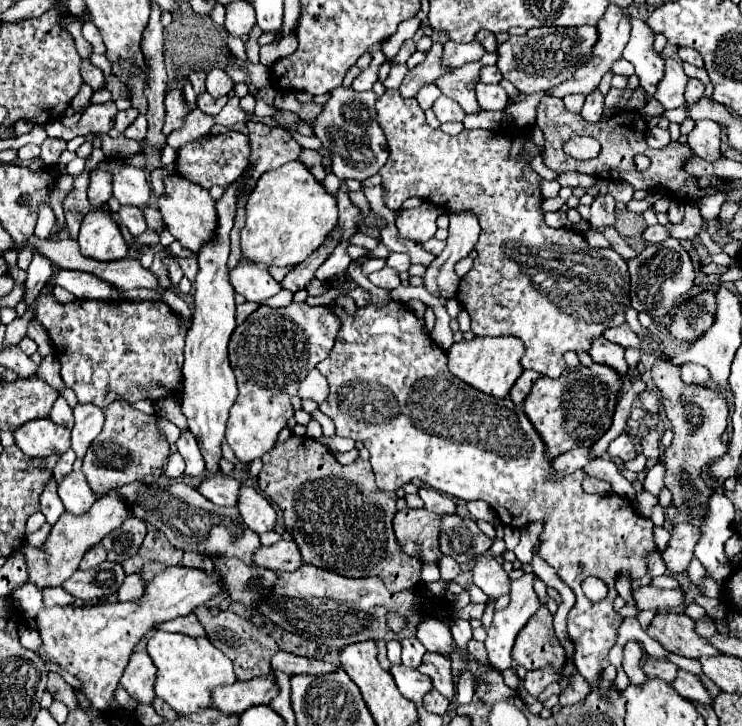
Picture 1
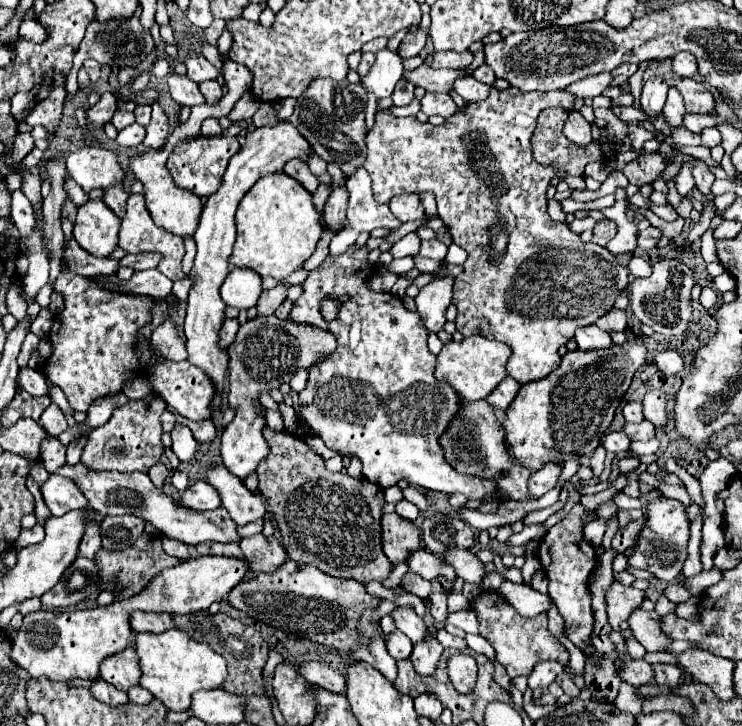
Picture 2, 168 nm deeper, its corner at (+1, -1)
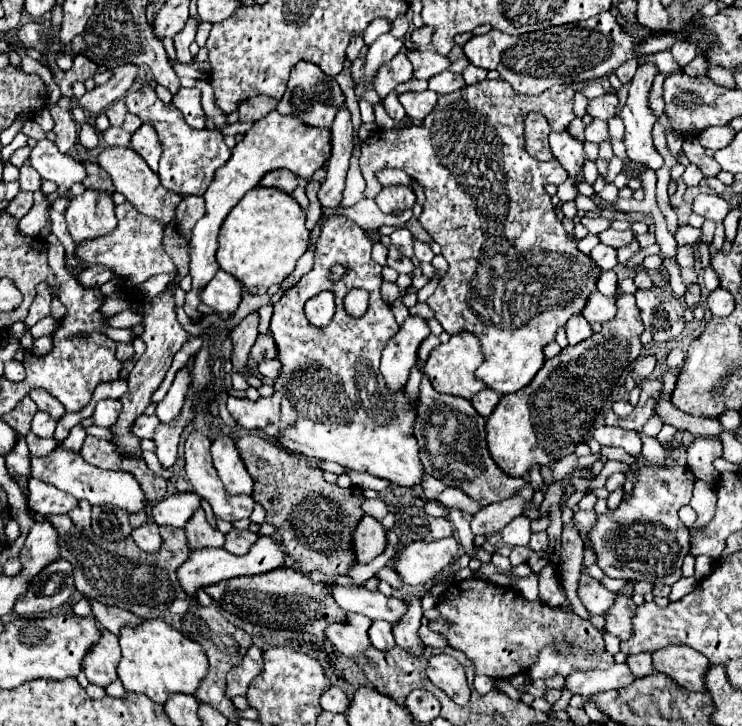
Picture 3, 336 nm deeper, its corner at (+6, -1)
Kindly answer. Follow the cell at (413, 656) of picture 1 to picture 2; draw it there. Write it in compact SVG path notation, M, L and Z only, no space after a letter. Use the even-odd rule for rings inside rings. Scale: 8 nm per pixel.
M393 630L393 632L387 636L385 646L387 646L387 652L389 652L395 660L405 660L405 658L409 658L409 656L411 656L411 648L413 648L411 640L409 640L403 632L399 632L399 630Z

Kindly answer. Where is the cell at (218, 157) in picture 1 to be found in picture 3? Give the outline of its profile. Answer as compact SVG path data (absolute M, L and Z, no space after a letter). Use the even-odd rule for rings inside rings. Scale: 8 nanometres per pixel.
M142 86L136 92L126 94L124 98L128 112L138 114L142 120L150 120L156 126L160 144L162 144L162 158L160 158L160 182L170 192L182 194L182 196L204 196L208 184L214 178L216 168L228 162L230 148L226 146L222 132L218 130L196 130L186 124L186 120L180 116L180 110L174 106L166 106L162 100L158 100L154 88Z

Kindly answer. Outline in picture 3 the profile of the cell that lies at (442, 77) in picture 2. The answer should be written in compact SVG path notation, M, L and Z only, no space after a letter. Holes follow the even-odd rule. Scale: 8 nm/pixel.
M398 54L392 62L384 64L376 76L376 92L384 98L390 94L398 84L412 80L412 64L406 54Z

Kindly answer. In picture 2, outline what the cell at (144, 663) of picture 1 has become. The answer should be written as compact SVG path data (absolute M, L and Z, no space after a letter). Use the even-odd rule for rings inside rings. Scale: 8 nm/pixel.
M127 646L125 650L105 658L101 662L99 676L123 692L127 692L129 686L137 684L139 668L137 668L137 654L133 652L133 646Z

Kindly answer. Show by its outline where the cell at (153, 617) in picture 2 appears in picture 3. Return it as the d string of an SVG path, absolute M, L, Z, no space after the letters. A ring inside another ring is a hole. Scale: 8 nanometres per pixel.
M92 600L92 614L96 616L96 620L106 628L110 630L112 634L120 634L120 628L122 626L140 626L142 624L142 618L138 618L136 614L128 612L128 610L122 610L122 608L116 608L116 606L106 606L106 604L100 604L98 600Z

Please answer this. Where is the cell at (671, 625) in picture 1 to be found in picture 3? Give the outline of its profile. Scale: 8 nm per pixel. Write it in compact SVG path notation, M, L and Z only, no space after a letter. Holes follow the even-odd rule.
M620 594L614 606L604 614L606 630L618 636L620 640L628 640L628 636L632 636L632 612L636 612L634 600Z

